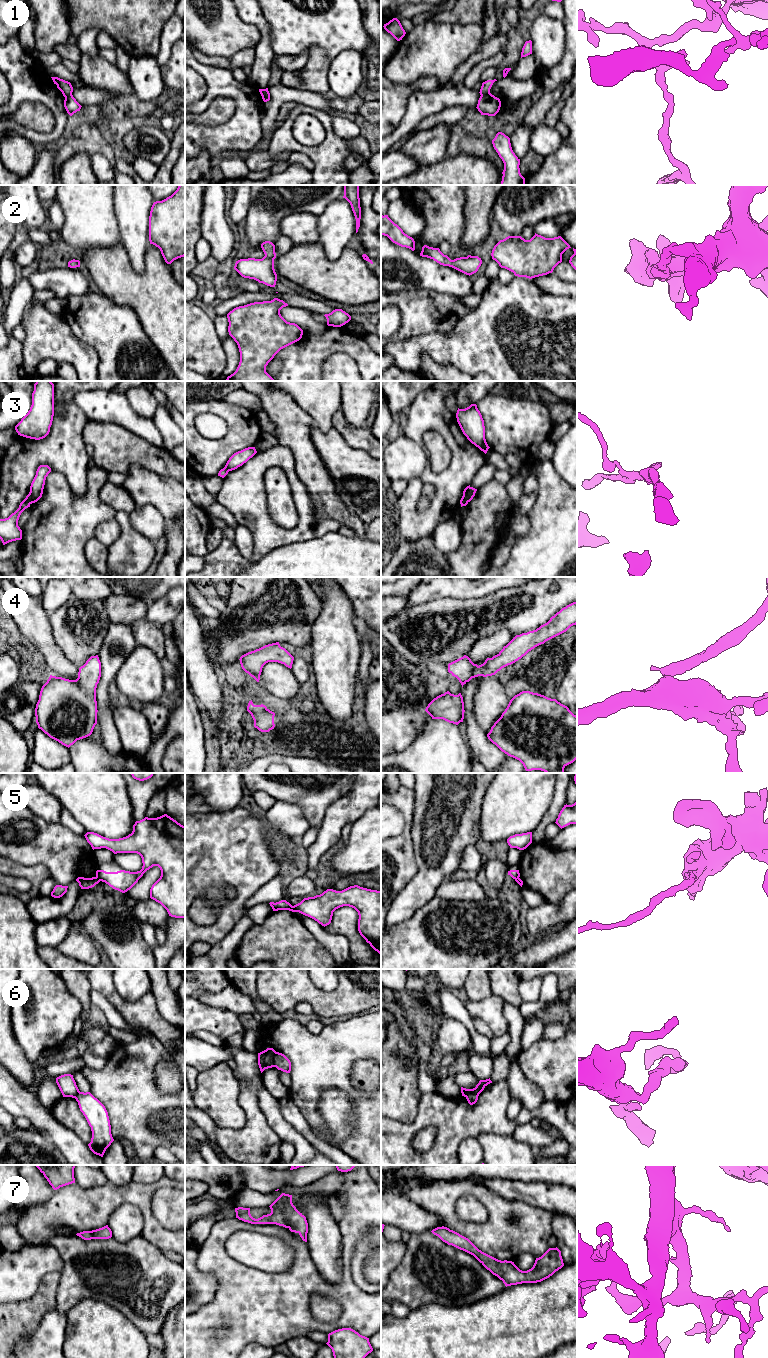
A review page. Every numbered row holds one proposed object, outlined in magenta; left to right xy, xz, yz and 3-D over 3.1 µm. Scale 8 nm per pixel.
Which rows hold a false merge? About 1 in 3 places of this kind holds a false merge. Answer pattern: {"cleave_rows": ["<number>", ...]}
{"cleave_rows": ["1", "3", "5", "6"]}

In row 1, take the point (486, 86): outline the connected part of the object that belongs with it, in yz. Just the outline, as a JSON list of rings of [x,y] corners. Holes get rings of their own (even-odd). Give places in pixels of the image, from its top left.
[[[496,79],[494,80],[487,80],[485,82],[482,83],[481,89],[480,89],[480,95],[487,95],[490,93],[490,89],[493,85],[493,83],[497,81]]]

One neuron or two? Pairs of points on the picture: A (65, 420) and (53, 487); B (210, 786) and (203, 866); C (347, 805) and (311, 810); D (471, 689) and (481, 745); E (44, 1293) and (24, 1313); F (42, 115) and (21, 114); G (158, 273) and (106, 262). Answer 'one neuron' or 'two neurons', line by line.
A: two neurons
B: two neurons
C: two neurons
D: one neuron
E: one neuron
F: one neuron
G: one neuron

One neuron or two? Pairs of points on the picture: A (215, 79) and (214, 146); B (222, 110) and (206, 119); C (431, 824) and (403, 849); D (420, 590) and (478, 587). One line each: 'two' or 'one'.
A: one
B: one
C: two
D: one

